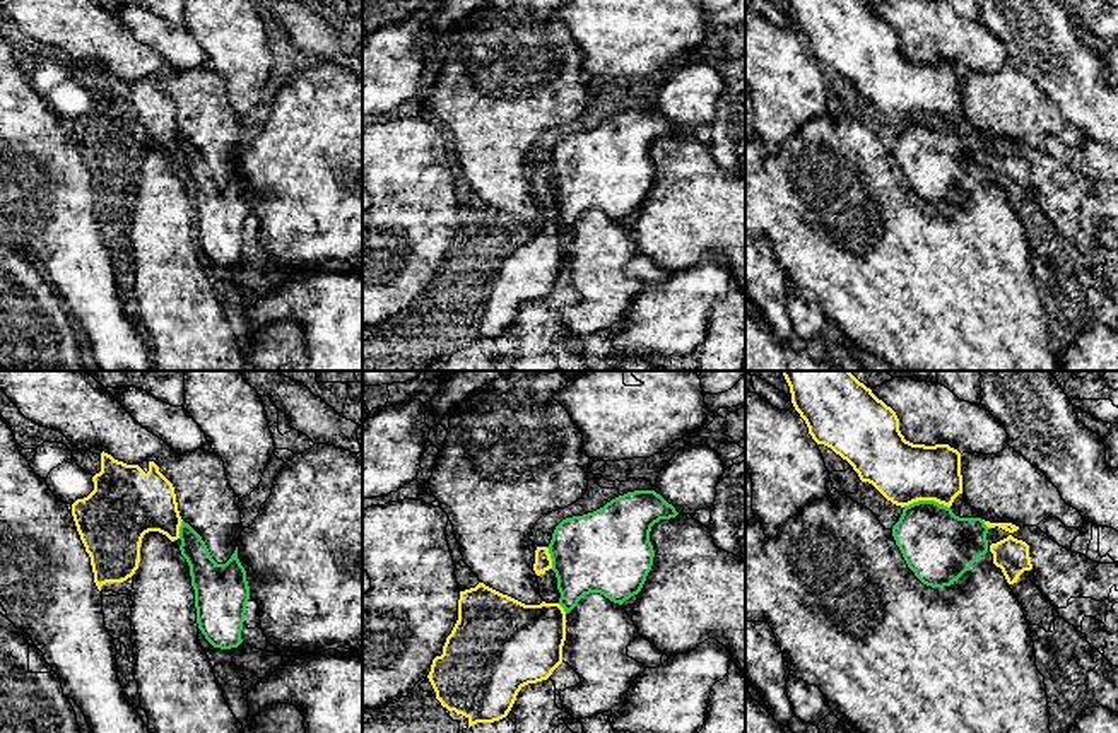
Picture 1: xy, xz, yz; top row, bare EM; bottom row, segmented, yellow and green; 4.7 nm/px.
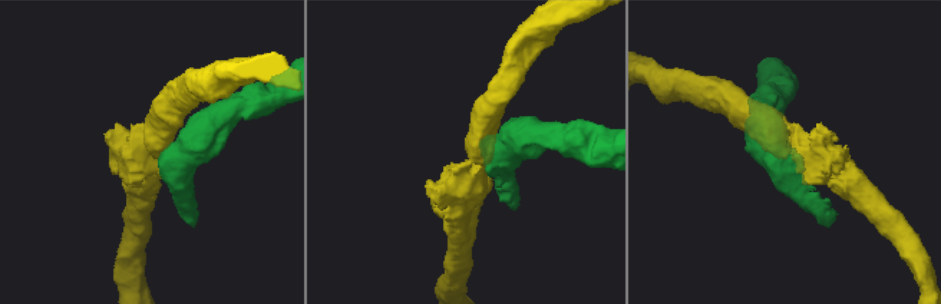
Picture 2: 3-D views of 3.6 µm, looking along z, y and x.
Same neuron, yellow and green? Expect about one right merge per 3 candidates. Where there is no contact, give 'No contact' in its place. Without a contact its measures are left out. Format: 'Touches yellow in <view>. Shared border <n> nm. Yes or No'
Touches yellow in yz. Shared border 220 nm. No

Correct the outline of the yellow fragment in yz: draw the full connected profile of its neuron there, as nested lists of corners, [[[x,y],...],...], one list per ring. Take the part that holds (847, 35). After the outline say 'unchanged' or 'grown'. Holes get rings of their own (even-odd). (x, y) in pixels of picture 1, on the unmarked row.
[[[788,0],[788,3],[791,21],[805,38],[812,56],[846,77],[862,99],[872,101],[892,121],[904,125],[918,118],[935,118],[950,125],[962,111],[961,70],[949,62],[925,63],[906,58],[896,29],[863,0]]] | unchanged

